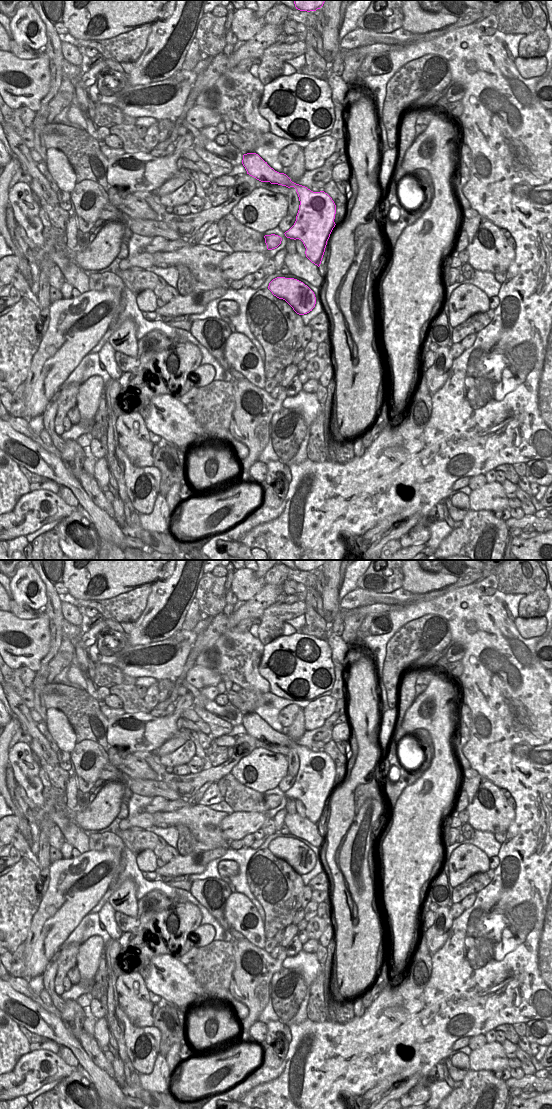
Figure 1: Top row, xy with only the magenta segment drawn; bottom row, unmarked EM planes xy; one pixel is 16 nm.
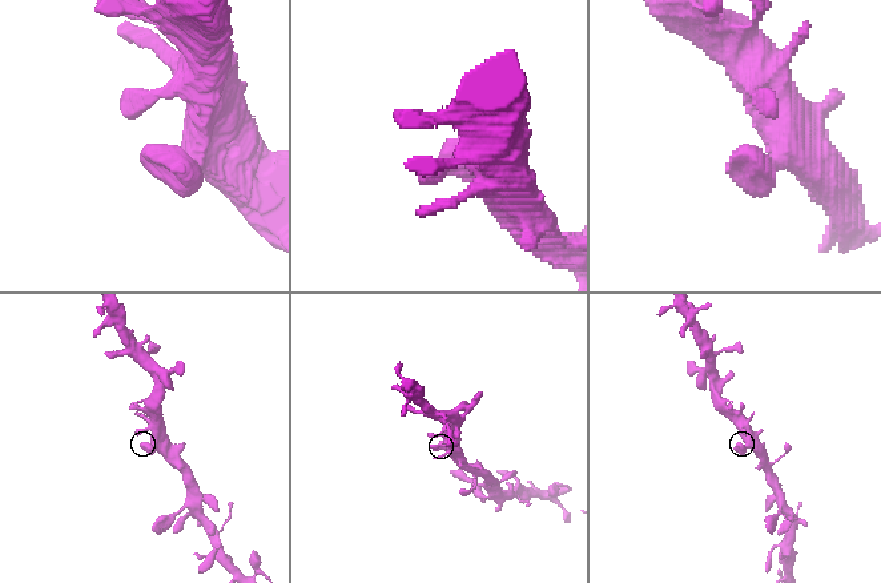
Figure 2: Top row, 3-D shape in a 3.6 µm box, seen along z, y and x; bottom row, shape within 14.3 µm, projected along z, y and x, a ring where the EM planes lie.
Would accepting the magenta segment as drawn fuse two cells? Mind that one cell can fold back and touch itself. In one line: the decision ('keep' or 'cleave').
keep

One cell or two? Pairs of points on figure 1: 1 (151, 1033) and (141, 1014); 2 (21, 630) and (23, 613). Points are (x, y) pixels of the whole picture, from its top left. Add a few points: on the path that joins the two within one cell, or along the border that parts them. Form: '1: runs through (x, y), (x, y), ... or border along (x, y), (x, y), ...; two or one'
1: border along (127, 1016), (129, 1021), (135, 1026), (152, 1026); two
2: border along (10, 611), (25, 619), (35, 619), (41, 613); two

